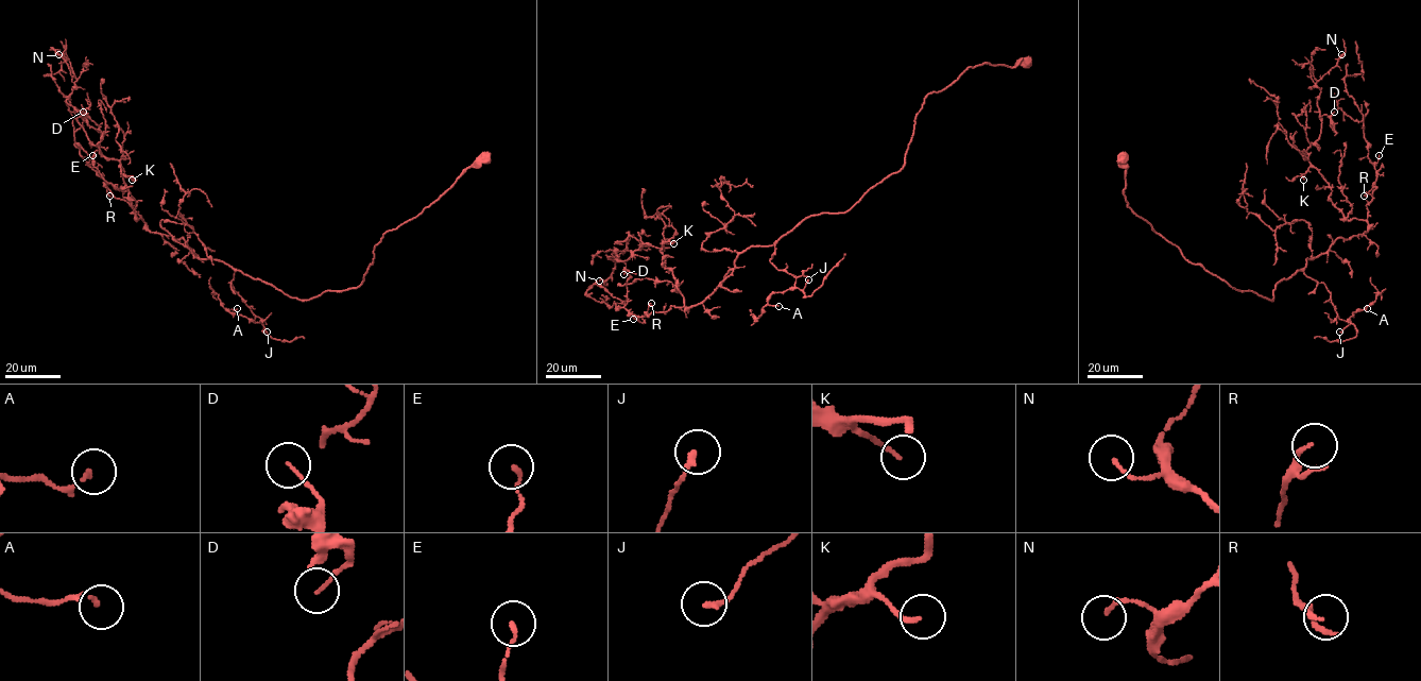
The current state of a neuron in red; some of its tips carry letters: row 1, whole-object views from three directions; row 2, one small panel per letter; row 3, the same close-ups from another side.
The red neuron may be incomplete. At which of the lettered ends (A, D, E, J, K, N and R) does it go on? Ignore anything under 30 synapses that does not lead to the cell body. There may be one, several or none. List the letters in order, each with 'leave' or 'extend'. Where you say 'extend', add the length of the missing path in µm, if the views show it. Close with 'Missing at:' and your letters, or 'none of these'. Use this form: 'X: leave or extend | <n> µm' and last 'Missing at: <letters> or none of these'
A: leave
D: leave
E: leave
J: leave
K: leave
N: leave
R: leave
Missing at: none of these

